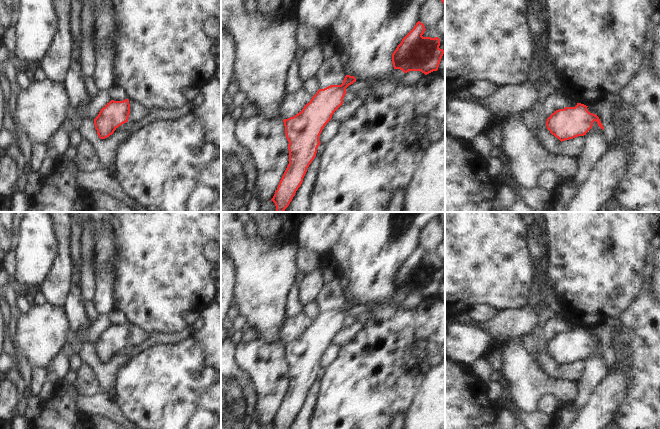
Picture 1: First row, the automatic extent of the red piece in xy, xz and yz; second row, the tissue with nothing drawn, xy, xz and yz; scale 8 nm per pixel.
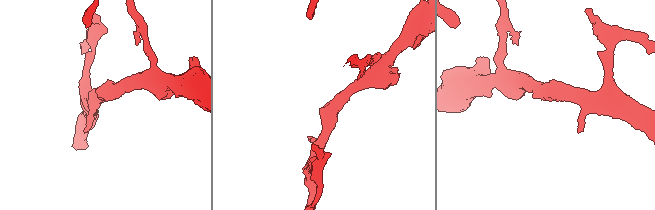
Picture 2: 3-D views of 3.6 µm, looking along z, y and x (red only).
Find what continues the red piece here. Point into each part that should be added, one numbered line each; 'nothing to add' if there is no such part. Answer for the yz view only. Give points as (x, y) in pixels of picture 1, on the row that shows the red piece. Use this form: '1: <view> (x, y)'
nothing to add

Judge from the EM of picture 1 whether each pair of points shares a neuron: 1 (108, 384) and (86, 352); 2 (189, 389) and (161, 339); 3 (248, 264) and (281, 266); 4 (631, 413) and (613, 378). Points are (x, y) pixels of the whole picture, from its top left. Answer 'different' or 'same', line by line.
1: same
2: different
3: same
4: different

